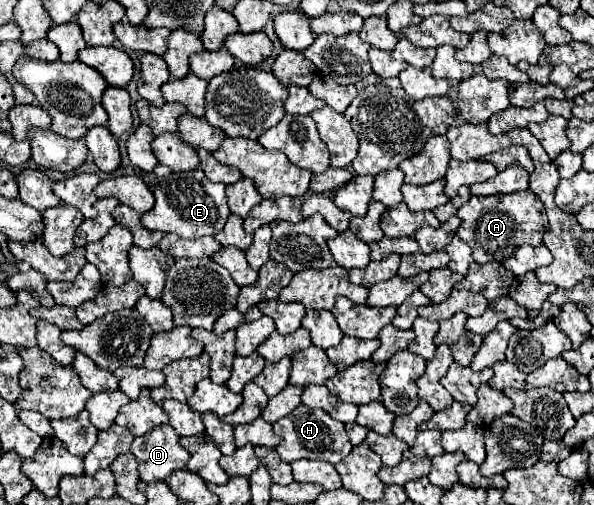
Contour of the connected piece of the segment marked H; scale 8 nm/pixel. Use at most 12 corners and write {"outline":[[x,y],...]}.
{"outline":[[300,404],[272,426],[288,464],[338,464],[352,450],[344,424]]}

